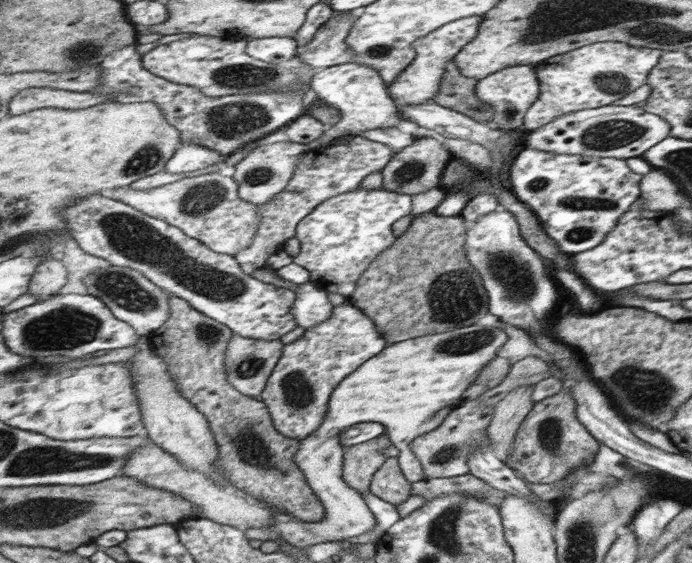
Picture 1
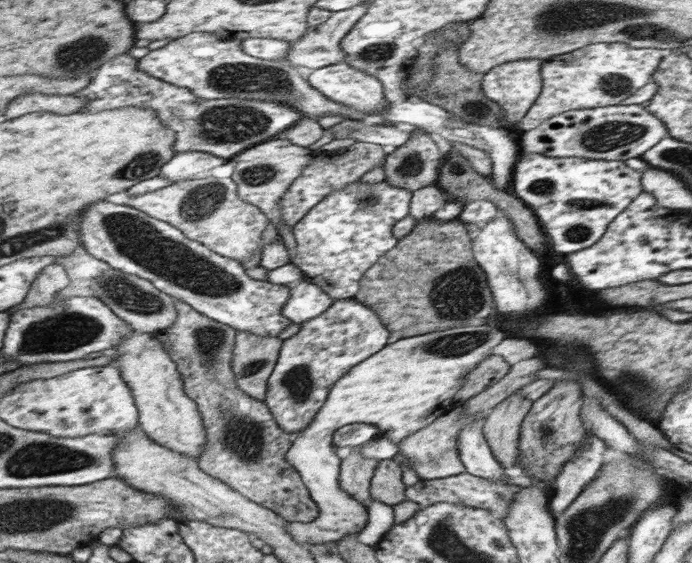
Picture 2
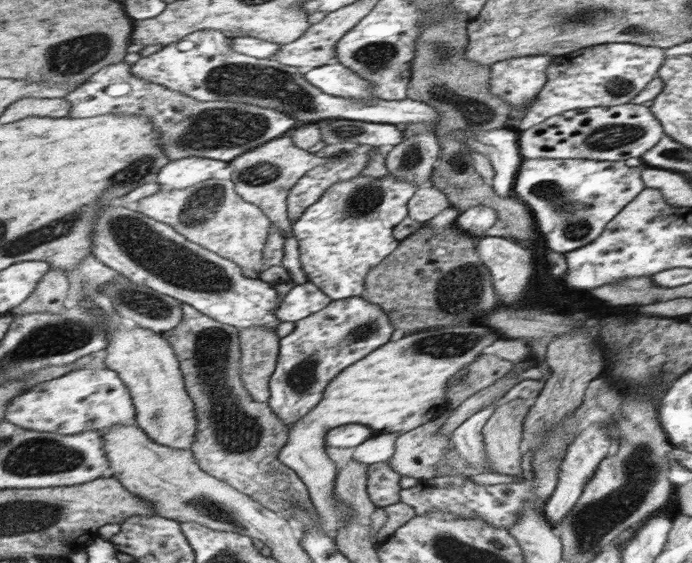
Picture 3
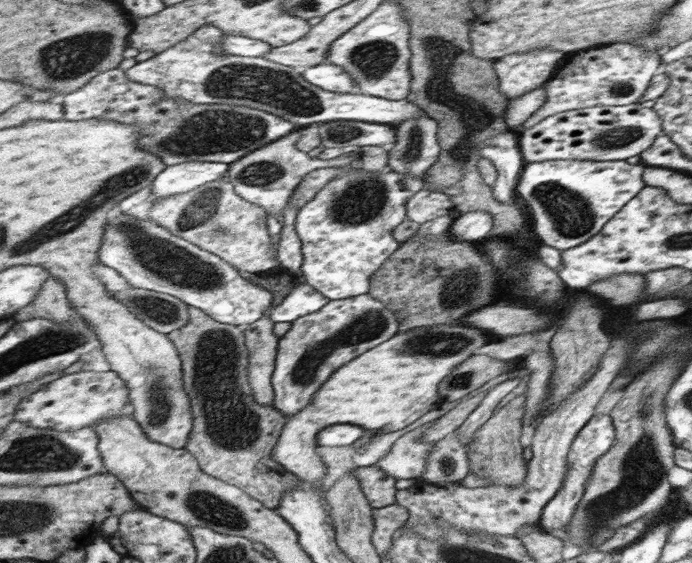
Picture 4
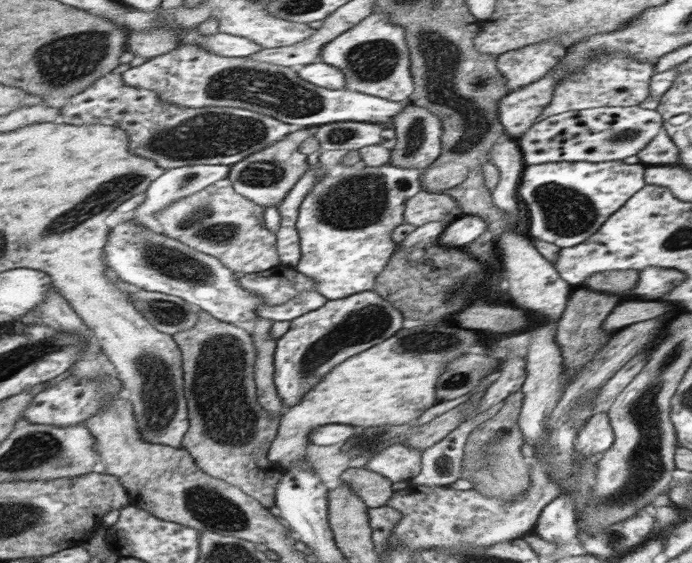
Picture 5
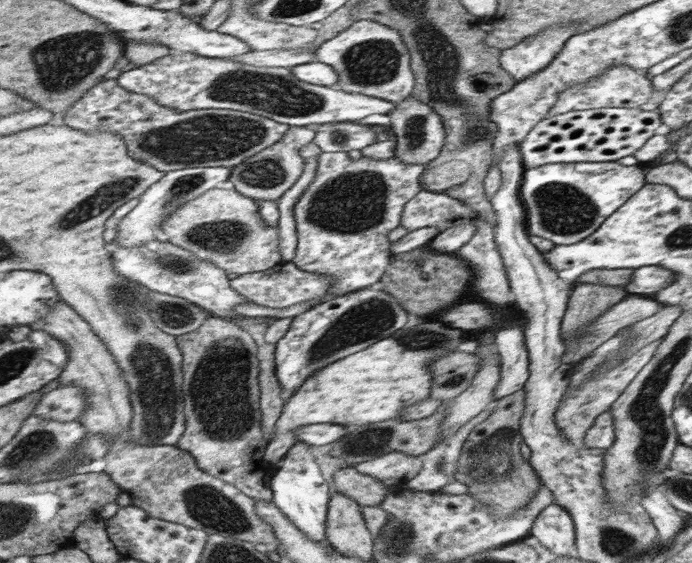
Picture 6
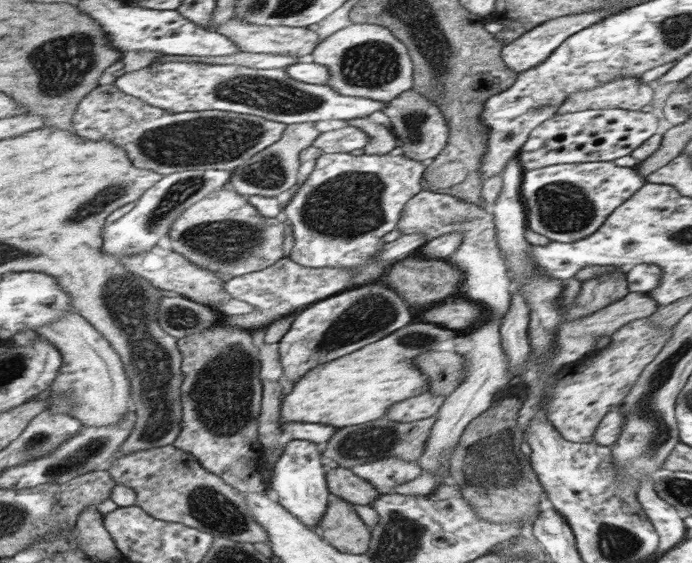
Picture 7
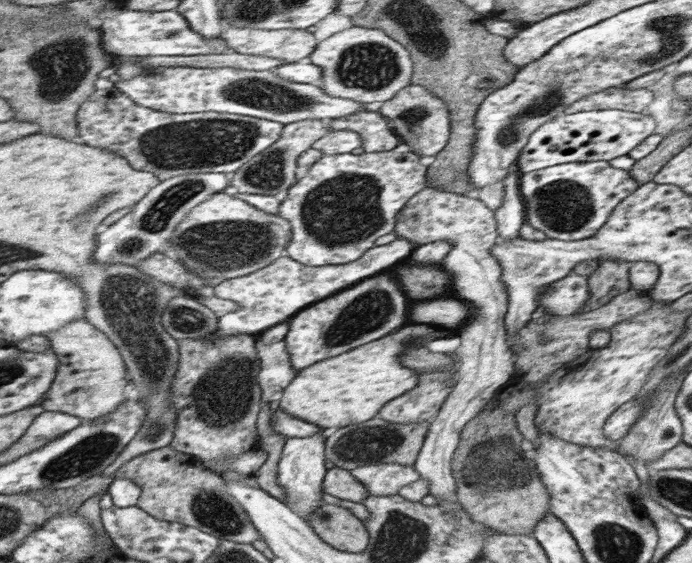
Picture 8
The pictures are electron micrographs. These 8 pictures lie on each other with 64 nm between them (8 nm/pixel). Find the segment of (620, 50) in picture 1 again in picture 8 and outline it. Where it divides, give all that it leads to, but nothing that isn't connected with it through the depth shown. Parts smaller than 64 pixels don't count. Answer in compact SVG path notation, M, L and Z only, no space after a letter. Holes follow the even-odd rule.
M622 83L574 101L563 113L588 112L591 109L622 109L642 113L646 112L646 107L652 102L655 93L651 88L628 89L625 83Z

